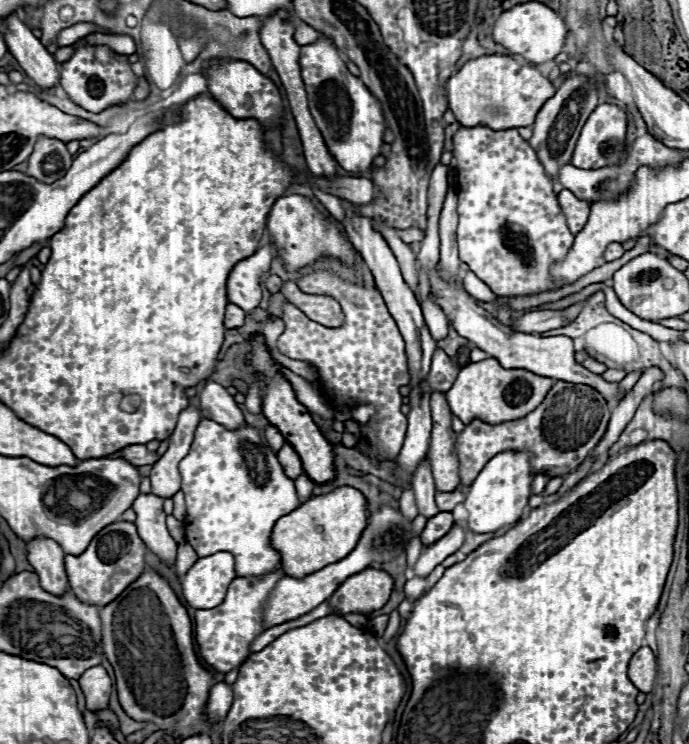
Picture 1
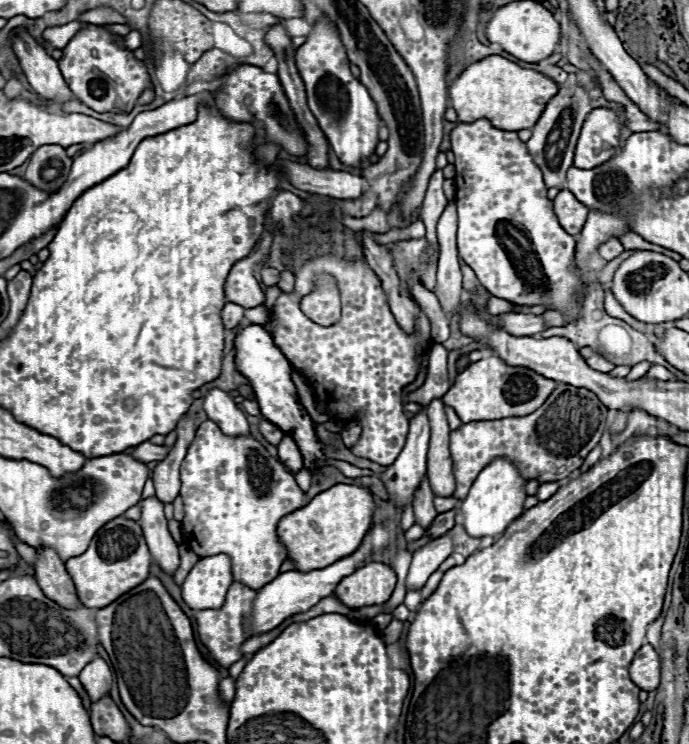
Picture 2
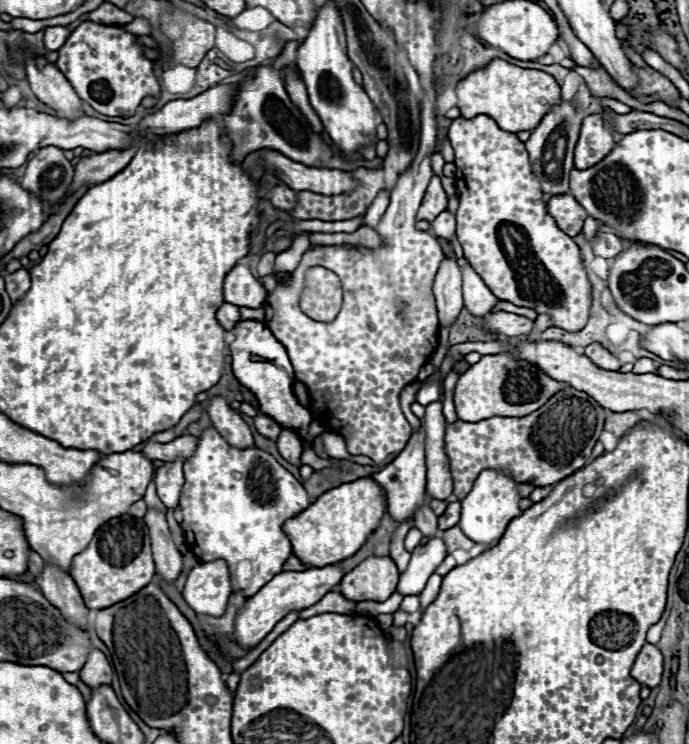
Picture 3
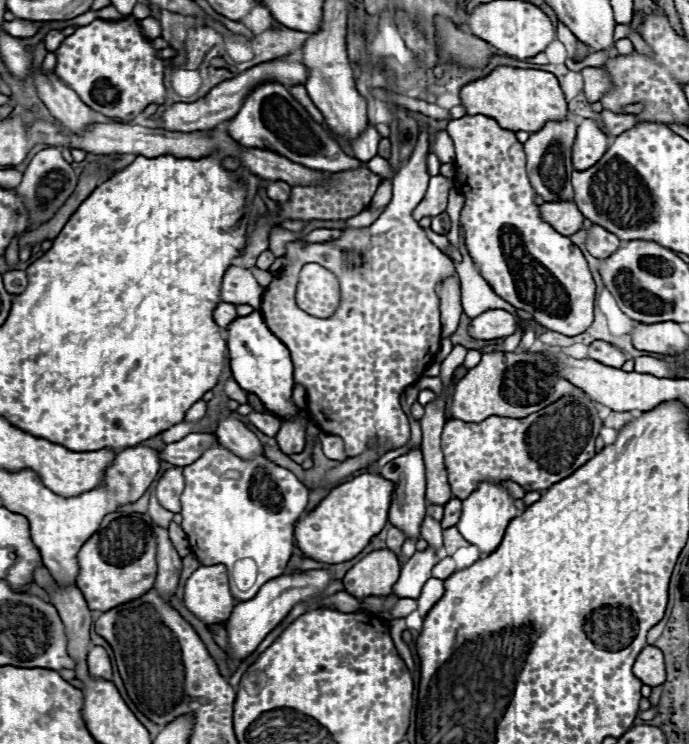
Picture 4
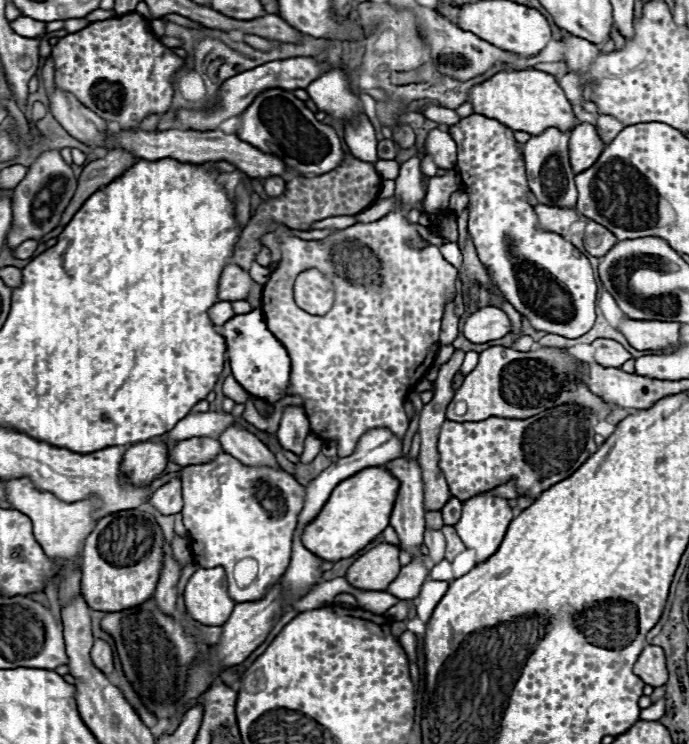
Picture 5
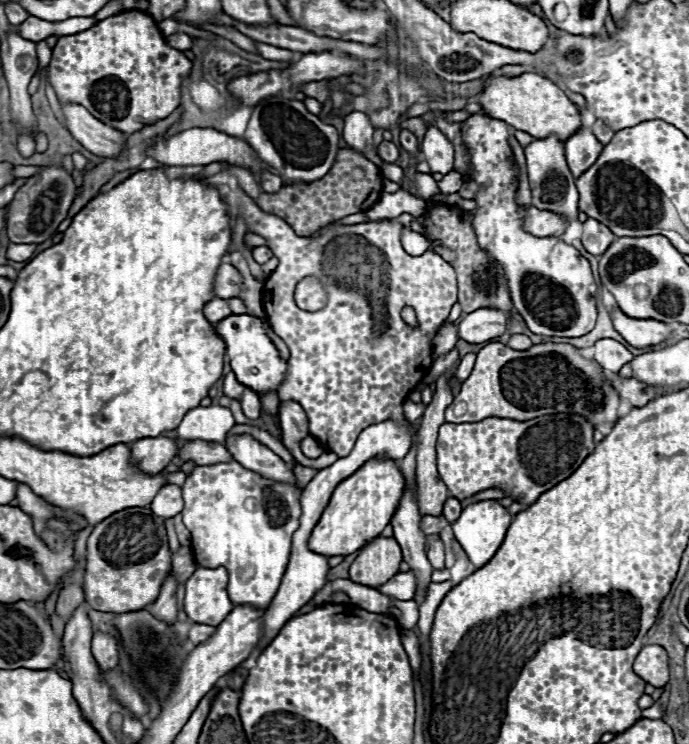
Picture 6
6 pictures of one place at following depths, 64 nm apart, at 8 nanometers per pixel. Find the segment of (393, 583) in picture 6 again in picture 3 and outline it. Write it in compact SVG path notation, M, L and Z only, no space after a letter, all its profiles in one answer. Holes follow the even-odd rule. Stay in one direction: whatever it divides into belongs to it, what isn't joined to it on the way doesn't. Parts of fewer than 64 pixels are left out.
M434 538L424 546L418 546L412 552L410 564L408 568L400 574L400 582L398 582L398 592L402 596L416 596L422 592L422 588L426 586L426 580L434 574L434 570L438 568L438 564L446 558L446 546L444 540Z

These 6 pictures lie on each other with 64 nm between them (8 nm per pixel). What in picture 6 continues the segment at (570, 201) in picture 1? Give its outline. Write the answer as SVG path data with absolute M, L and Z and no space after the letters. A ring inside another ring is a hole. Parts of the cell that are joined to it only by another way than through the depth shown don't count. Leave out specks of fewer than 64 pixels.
M530 206L526 210L524 216L524 230L528 230L528 234L536 234L538 238L548 238L548 236L562 236L566 230L566 220L560 218L554 212L548 210L538 210L534 206Z

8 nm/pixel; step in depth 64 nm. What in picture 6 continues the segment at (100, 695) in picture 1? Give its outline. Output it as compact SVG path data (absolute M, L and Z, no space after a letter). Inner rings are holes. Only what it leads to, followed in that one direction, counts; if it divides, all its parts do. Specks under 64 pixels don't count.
M94 632L92 654L100 668L114 668L118 664L118 638L106 632Z

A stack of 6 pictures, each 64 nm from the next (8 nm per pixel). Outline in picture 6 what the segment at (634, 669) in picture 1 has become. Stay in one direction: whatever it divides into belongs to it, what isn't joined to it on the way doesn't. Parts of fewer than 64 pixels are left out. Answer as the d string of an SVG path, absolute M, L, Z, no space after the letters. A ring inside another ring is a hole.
M650 644L640 650L634 660L634 672L648 684L662 688L668 682L668 654L662 646Z

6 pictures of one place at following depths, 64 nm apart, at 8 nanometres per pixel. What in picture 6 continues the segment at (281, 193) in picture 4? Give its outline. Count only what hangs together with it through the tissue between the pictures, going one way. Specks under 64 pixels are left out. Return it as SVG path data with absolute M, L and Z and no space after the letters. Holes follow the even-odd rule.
M260 170L260 184L264 188L264 192L278 192L282 188L282 180L280 176L272 174L270 170Z

